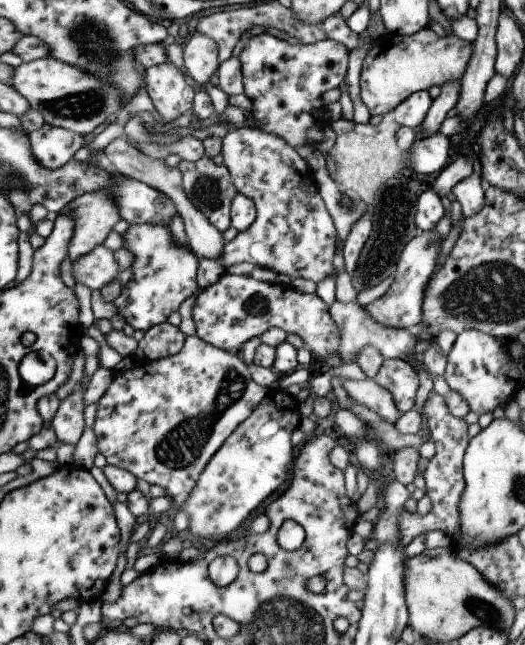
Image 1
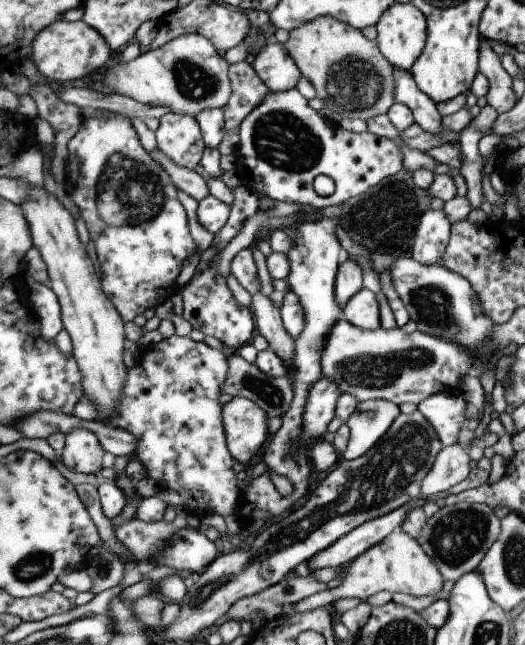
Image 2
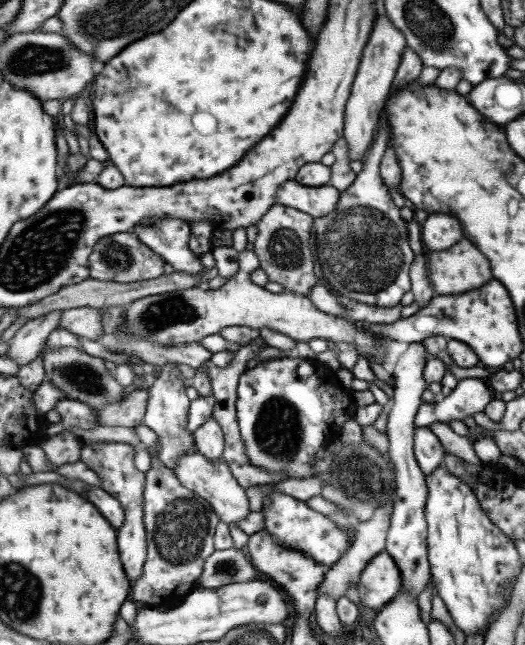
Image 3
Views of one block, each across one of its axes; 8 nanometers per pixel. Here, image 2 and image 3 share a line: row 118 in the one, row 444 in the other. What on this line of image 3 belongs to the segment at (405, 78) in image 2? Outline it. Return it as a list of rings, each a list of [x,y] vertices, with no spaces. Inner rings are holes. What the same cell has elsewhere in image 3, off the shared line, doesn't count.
[[[415,426],[413,456],[415,456],[423,474],[435,472],[439,468],[441,458],[445,456],[445,450],[441,448],[439,440],[429,432],[427,426]]]

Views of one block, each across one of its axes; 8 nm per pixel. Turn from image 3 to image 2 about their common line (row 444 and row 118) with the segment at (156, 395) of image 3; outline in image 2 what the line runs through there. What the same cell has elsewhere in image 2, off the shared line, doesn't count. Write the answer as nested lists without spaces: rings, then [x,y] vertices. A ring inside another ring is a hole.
[[[169,112],[161,118],[157,140],[161,152],[165,152],[179,166],[191,170],[203,162],[207,152],[207,142],[203,140],[203,128],[199,120],[175,112]]]

